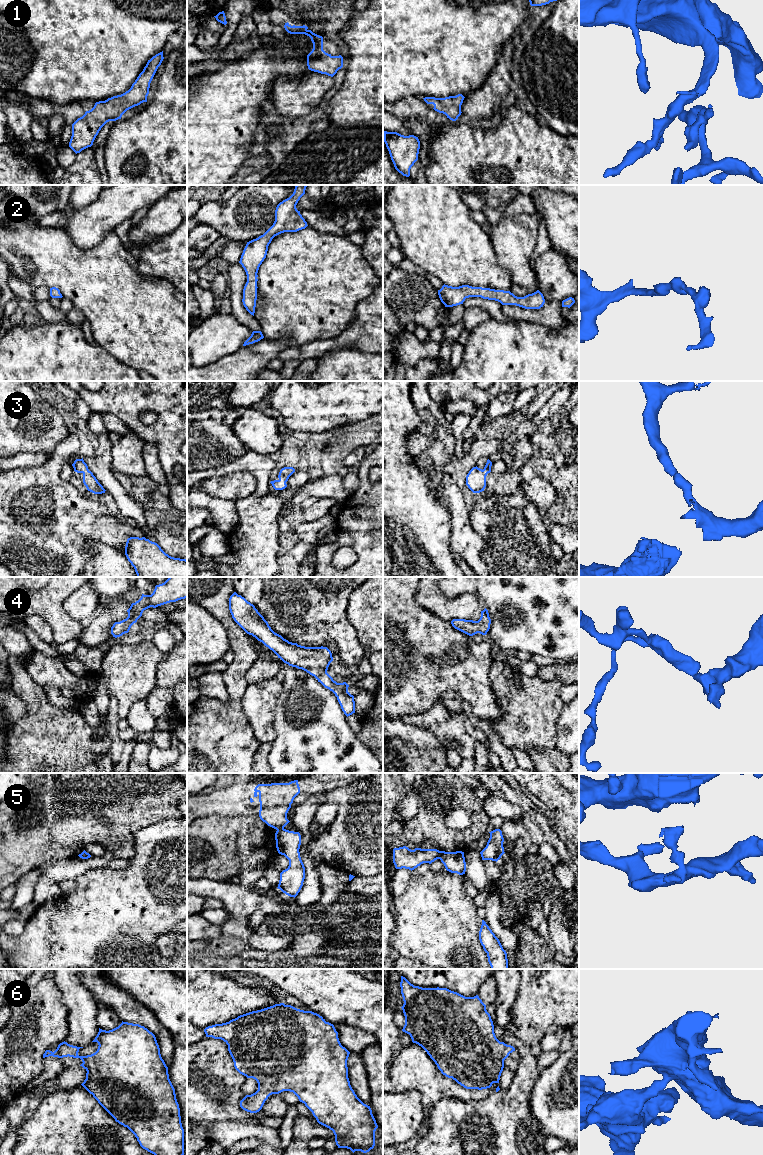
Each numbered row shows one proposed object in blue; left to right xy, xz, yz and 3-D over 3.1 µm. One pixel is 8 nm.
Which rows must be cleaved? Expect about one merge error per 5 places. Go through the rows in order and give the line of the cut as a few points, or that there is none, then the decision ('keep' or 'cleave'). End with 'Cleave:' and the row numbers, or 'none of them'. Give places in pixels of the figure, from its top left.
1: cut none; keep
2: cut none; keep
3: cut none; keep
4: cut none; keep
5: cut yz (440, 851), (438, 858); cleave
6: cut none; keep
Cleave: 5

